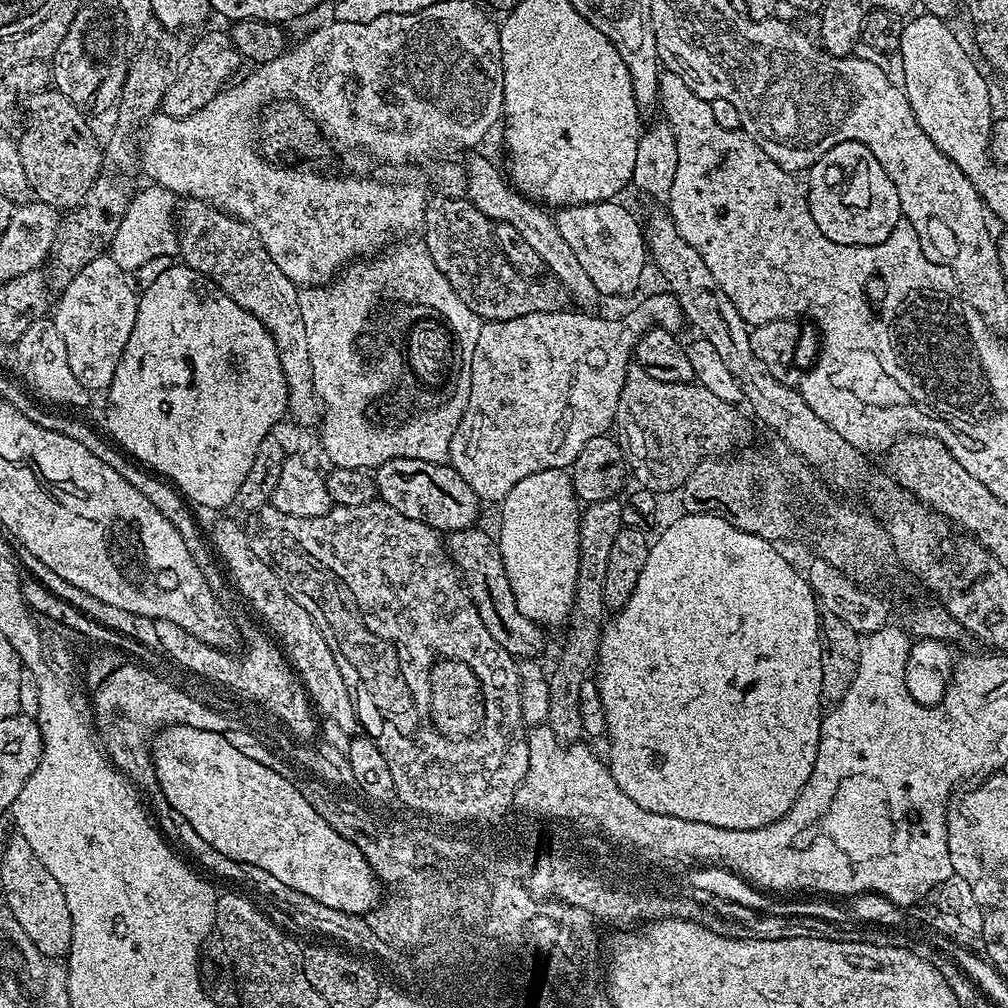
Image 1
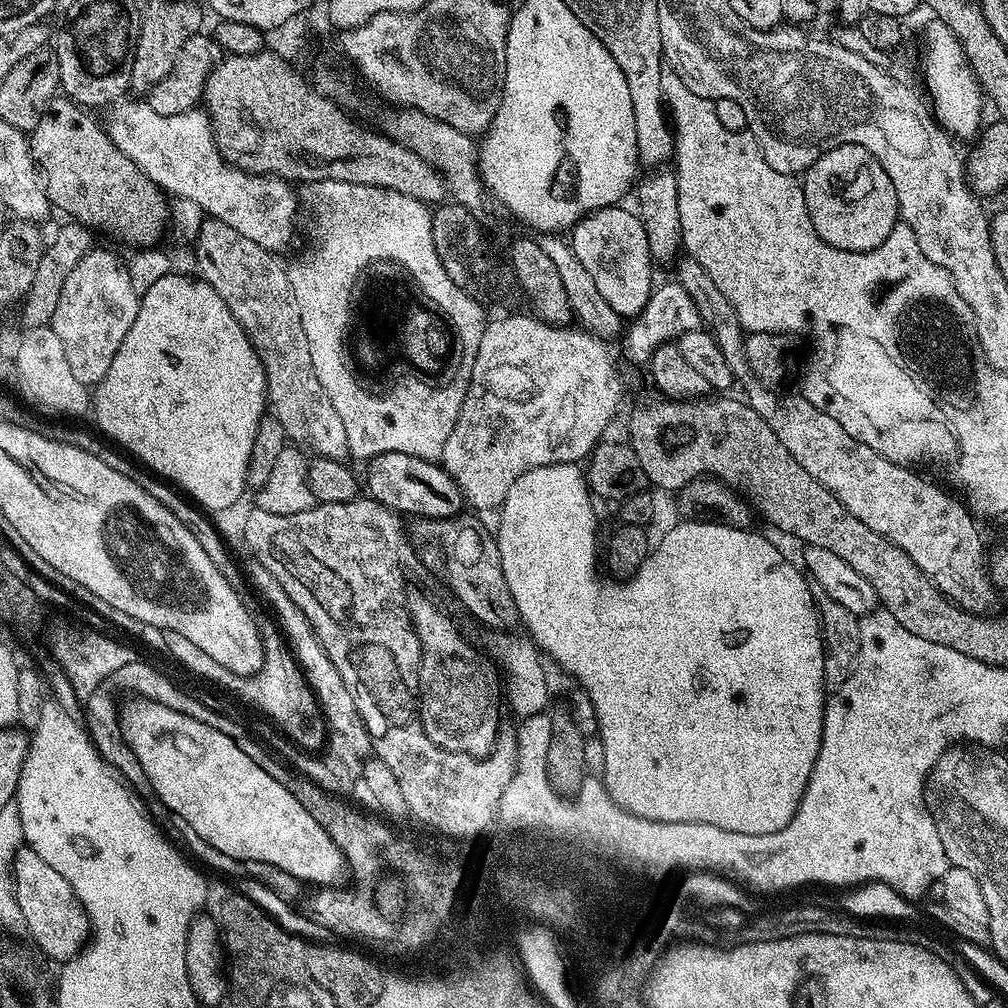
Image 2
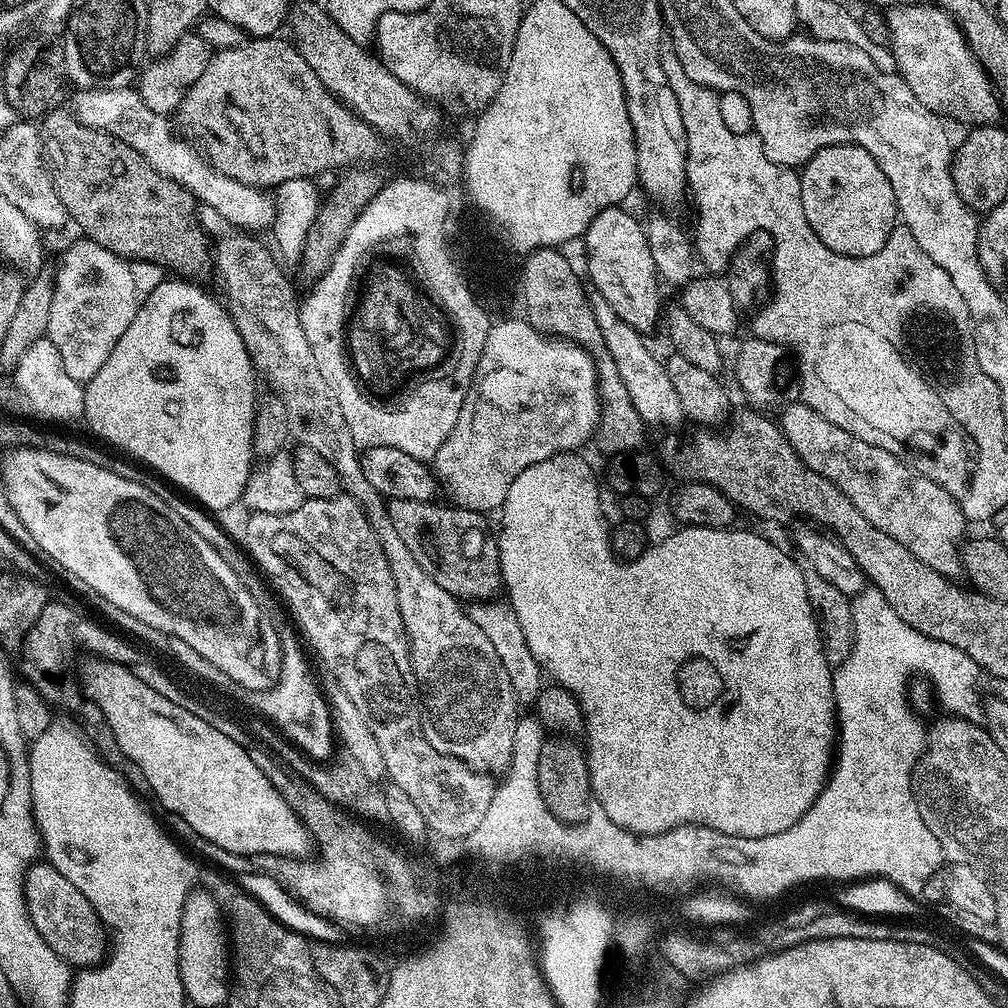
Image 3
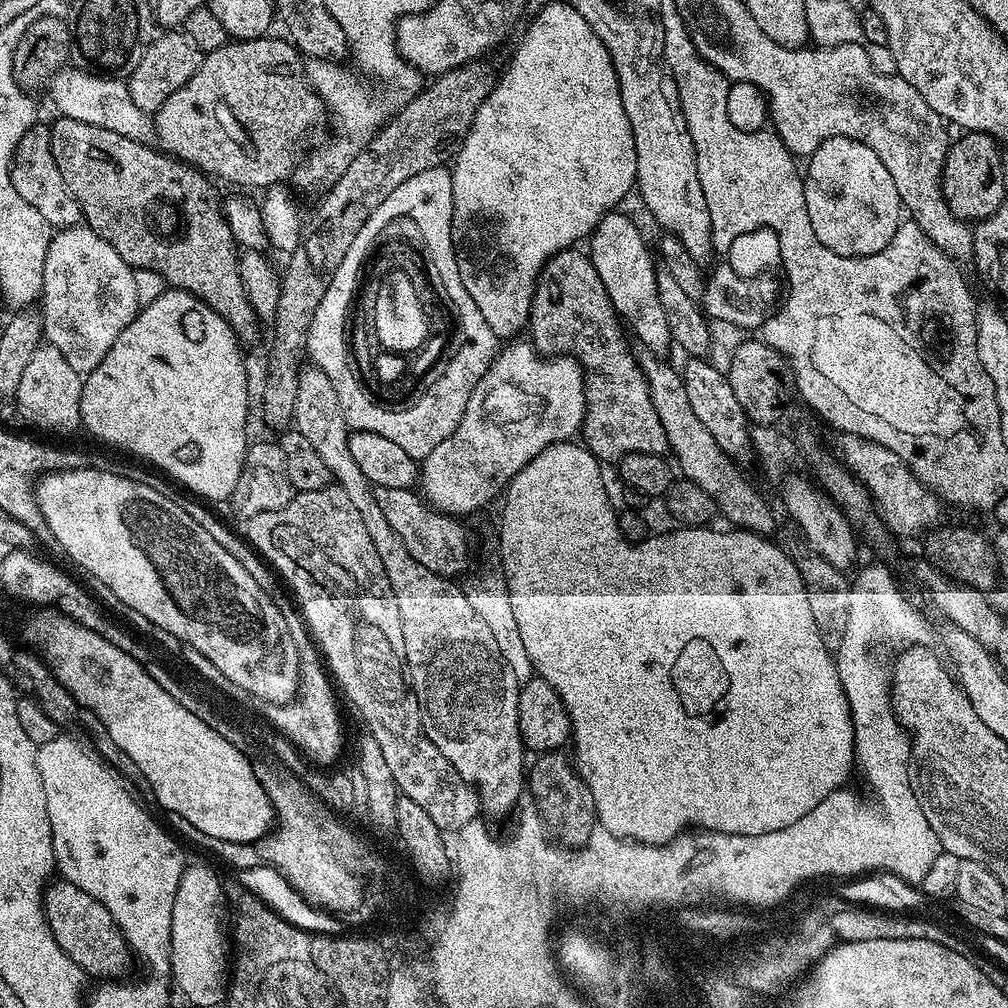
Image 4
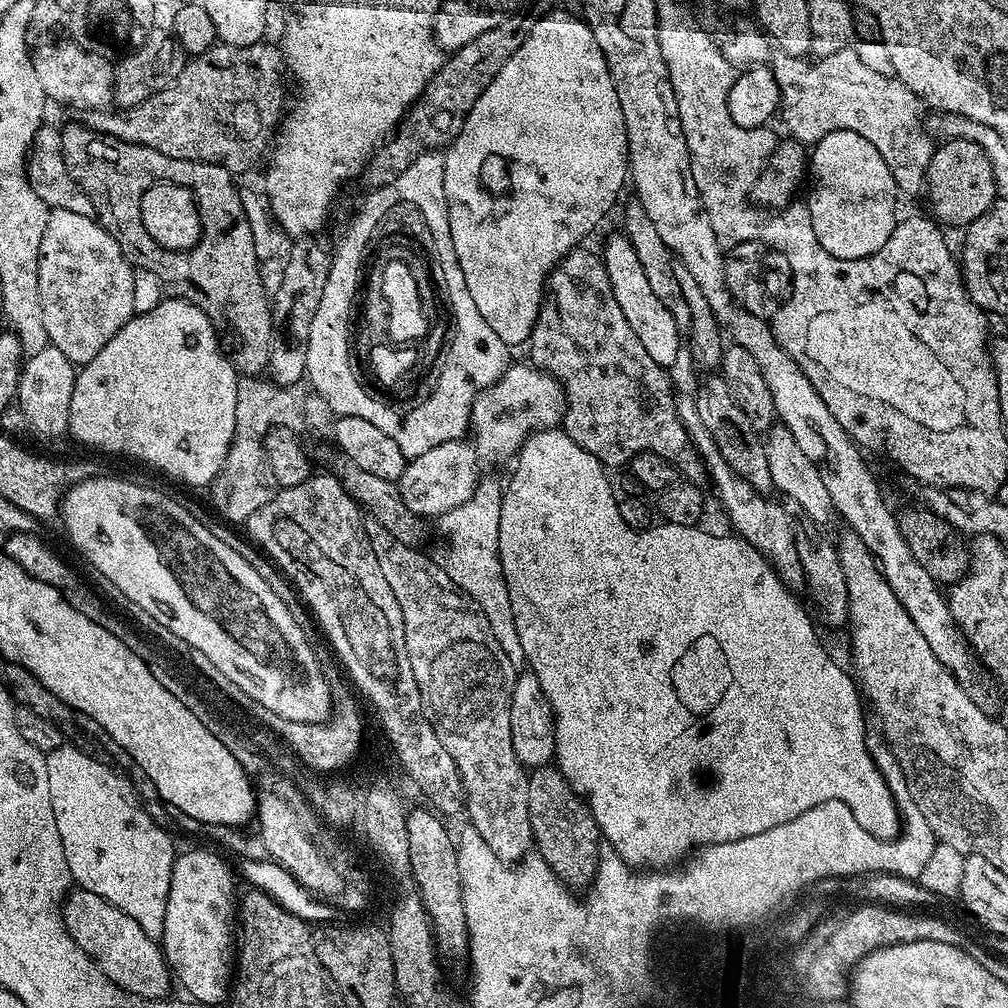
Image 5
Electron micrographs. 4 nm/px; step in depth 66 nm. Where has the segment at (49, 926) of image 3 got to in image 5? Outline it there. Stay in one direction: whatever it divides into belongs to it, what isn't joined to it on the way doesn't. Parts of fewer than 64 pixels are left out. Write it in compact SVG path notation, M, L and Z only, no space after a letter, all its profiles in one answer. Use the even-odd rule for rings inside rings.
M76 890L64 901L64 924L68 932L74 938L74 942L86 954L90 954L92 961L98 965L108 978L113 980L118 987L134 996L141 996L143 1000L162 1000L169 995L174 988L174 977L168 961L164 958L164 949L130 914L126 914L114 906L106 898L98 898L98 894L92 894L83 890Z

